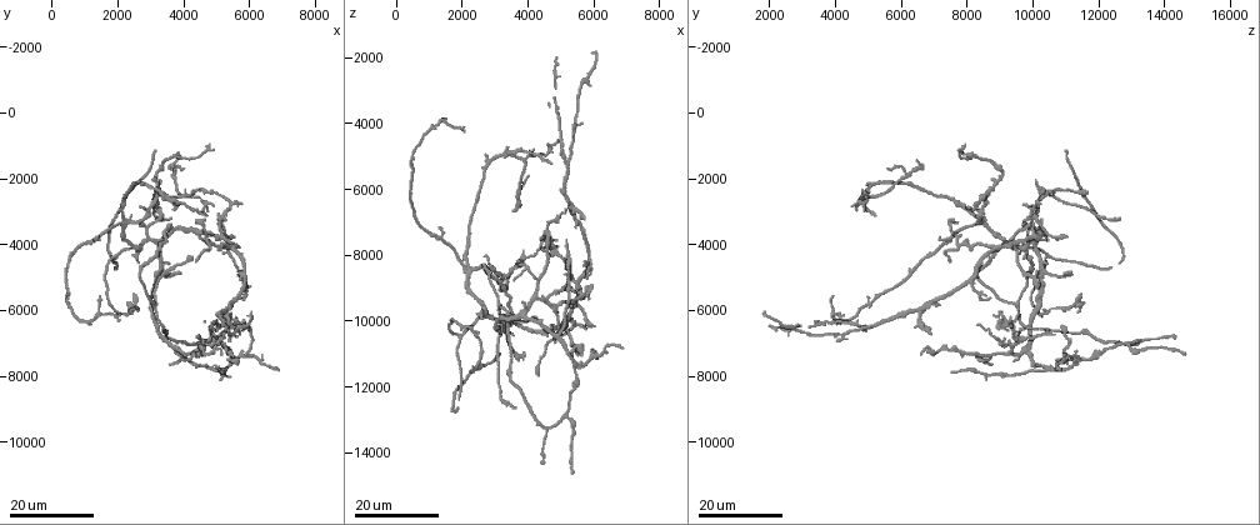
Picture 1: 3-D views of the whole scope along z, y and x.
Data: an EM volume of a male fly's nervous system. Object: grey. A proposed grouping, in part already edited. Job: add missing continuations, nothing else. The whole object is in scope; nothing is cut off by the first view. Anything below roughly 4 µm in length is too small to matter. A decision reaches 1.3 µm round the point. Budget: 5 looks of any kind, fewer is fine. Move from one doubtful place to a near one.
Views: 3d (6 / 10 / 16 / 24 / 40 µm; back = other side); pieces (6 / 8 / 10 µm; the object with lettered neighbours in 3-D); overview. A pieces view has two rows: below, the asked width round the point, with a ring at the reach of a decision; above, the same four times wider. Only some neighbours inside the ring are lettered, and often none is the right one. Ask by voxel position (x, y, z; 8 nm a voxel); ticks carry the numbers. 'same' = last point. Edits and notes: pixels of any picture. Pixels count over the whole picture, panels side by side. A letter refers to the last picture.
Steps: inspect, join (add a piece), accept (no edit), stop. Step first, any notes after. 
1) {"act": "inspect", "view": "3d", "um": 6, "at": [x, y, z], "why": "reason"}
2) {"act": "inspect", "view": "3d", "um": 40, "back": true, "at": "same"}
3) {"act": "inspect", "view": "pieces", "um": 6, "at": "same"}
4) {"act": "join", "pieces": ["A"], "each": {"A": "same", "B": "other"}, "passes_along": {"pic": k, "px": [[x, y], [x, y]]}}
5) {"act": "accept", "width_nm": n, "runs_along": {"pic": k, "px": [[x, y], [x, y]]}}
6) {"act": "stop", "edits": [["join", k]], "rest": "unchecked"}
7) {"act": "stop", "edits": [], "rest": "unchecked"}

{"act": "inspect", "view": "3d", "um": 24, "at": [5800, 5700, 8700], "why": "branch stops here"}

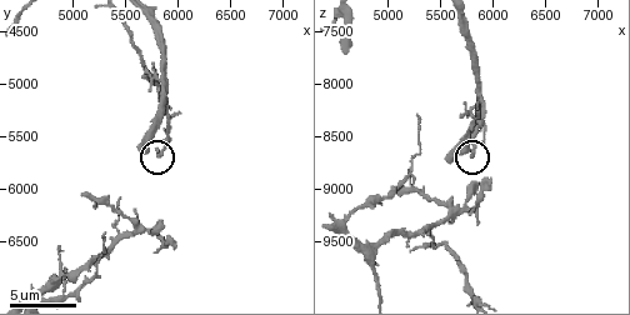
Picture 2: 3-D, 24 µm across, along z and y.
{"act": "inspect", "view": "pieces", "um": 10, "at": [5780, 5620, 8700]}

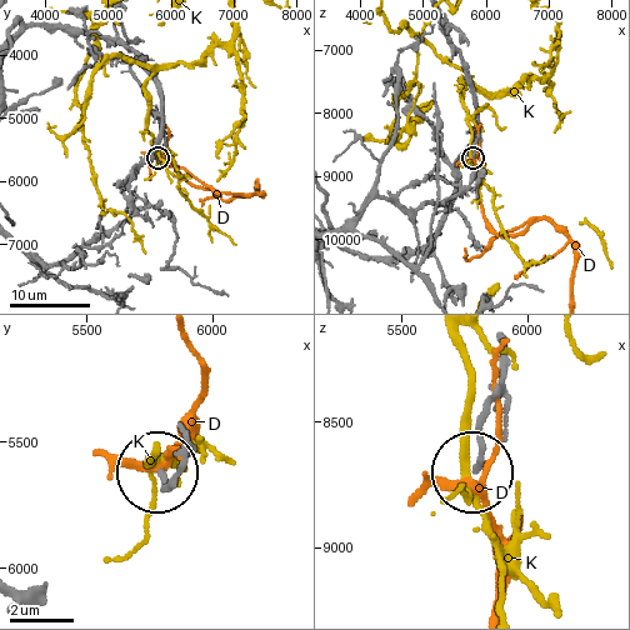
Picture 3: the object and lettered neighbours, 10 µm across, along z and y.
{"act": "accept", "each": {"D": "other", "K": "other"}, "found": "no lettered piece goes on from it"}

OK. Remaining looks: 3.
{"act": "inspect", "view": "3d", "um": 16, "at": [3200, 1200, 11100], "why": "end of a long branch"}

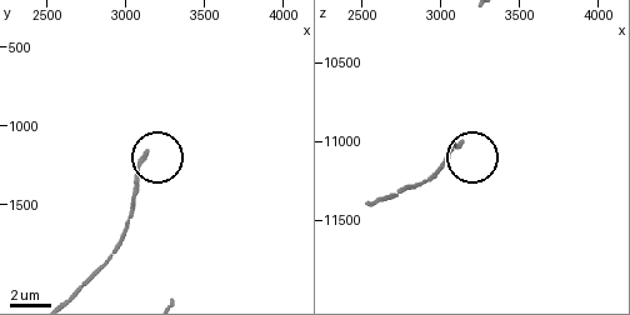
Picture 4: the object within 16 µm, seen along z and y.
{"act": "inspect", "view": "pieces", "um": 10, "at": [3120, 1160, 11000], "why": "see the neighbours"}

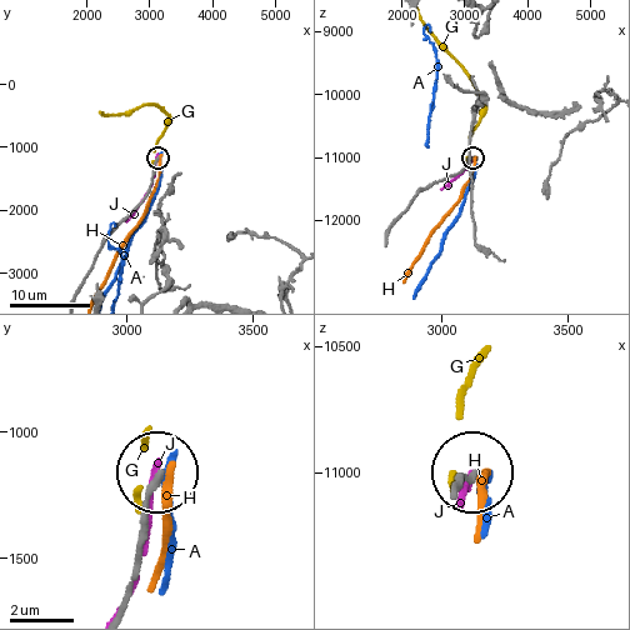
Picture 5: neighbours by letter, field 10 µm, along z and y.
{"act": "accept", "each": {"A": "other", "G": "other", "H": "other", "J": "other"}, "runs_along": {"pic": 5, "px": [[123, 605], [154, 478]]}, "found": "no lettered piece goes on from it"}

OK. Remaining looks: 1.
{"act": "stop", "edits": [], "rest": "unchecked"}

